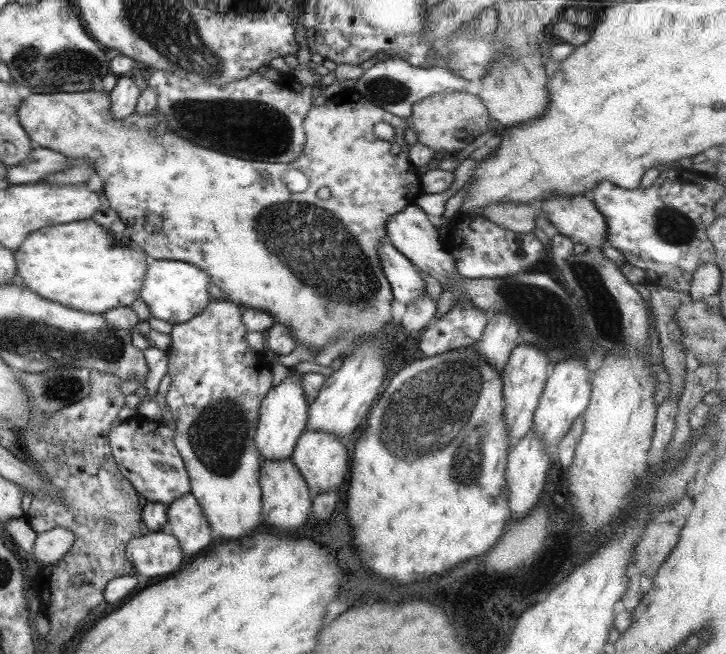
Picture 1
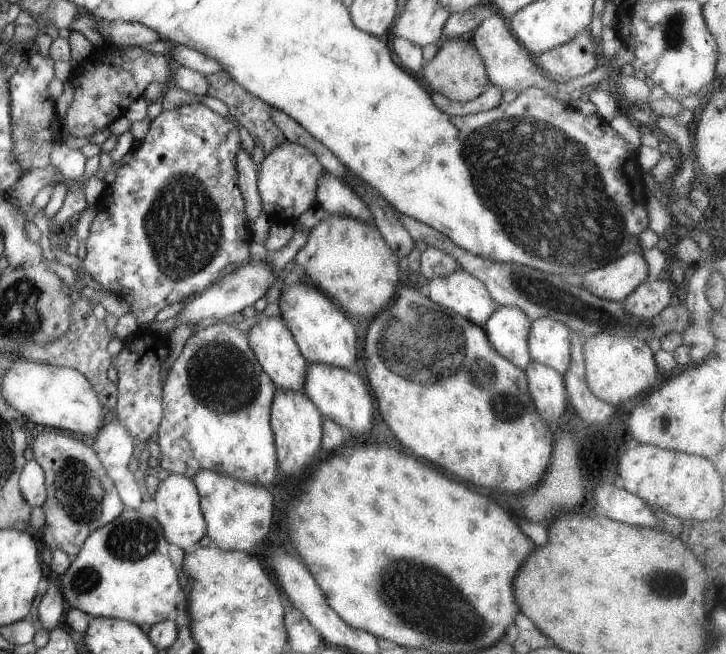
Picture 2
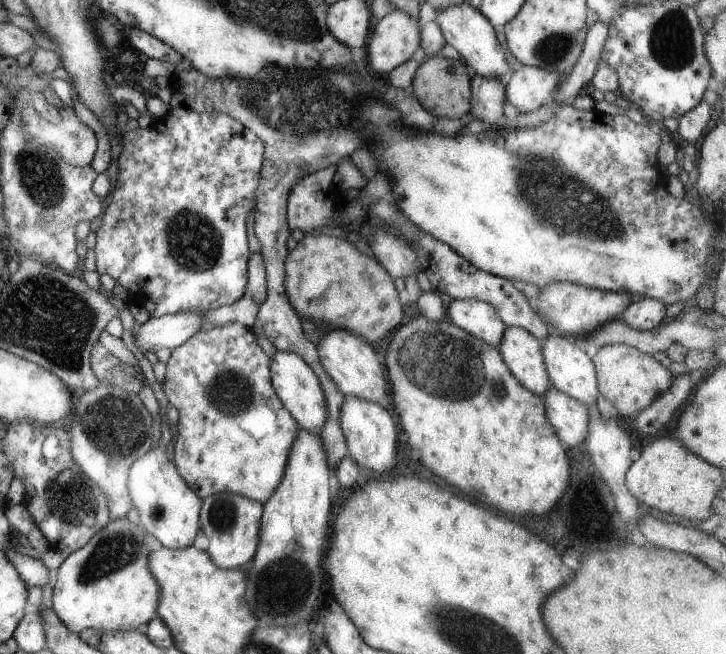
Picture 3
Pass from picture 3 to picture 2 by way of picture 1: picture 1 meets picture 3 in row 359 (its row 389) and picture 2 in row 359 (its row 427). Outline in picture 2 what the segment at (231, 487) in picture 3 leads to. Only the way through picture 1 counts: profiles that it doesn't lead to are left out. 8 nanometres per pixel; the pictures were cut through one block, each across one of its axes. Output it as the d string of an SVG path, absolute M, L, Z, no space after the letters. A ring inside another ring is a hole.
M225 319L224 321L217 321L212 326L202 328L202 330L195 332L186 340L184 350L180 352L180 356L172 364L172 368L168 372L168 377L163 384L163 418L157 431L159 435L157 443L160 445L163 457L159 466L160 469L166 469L170 473L177 473L190 479L199 471L207 469L225 476L230 476L247 484L256 484L260 487L268 488L270 484L274 483L277 475L276 470L278 470L275 435L271 428L272 404L278 390L268 377L268 374L261 368L260 362L249 346L248 331L242 331L240 328L236 328L235 325L235 322L231 319Z

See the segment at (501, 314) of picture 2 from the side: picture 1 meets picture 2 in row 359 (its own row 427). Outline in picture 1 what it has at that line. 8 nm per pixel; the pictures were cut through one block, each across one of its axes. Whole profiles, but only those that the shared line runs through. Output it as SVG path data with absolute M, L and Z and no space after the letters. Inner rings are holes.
M520 342L512 354L502 372L504 382L504 418L506 418L507 434L510 447L516 445L534 424L534 413L540 402L546 381L551 371L548 356L540 352L536 346Z

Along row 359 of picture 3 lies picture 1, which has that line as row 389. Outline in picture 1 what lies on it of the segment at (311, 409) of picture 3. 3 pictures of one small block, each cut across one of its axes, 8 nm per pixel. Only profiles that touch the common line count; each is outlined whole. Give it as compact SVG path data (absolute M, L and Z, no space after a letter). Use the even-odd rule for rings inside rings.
M295 368L290 369L290 376L272 387L262 400L260 407L260 422L258 423L254 445L263 461L284 461L291 459L296 444L305 431L308 421L309 402L306 402L302 377Z

